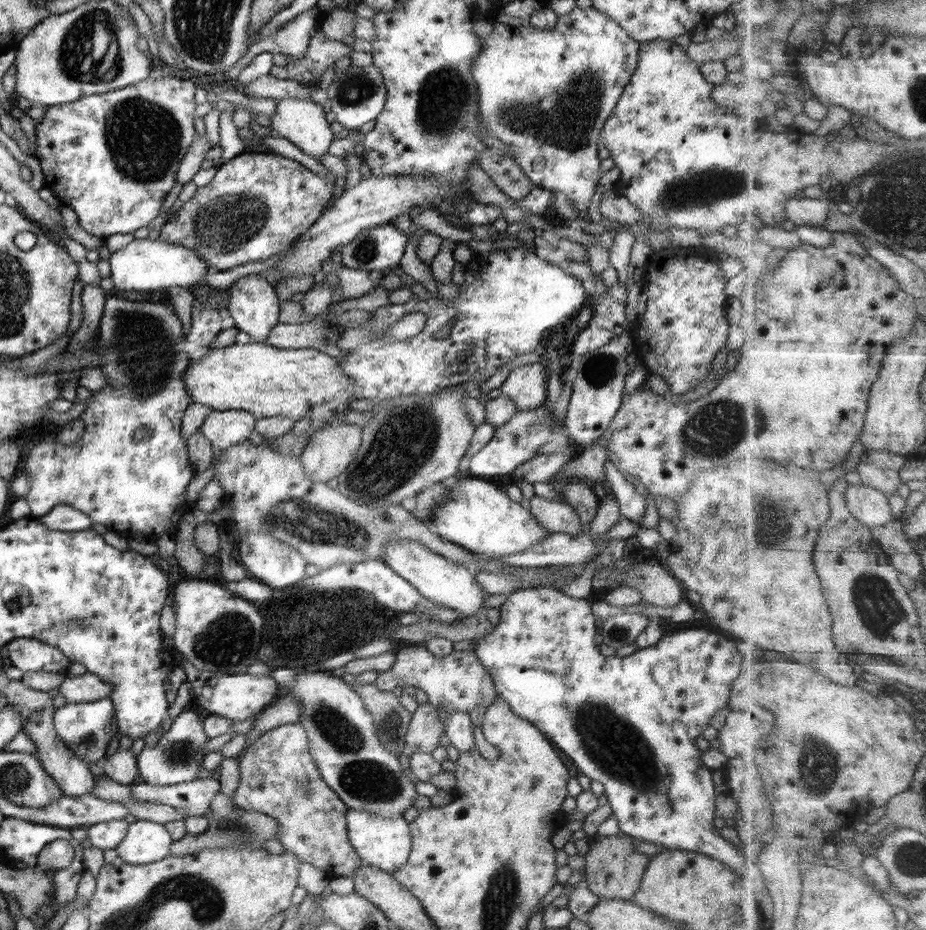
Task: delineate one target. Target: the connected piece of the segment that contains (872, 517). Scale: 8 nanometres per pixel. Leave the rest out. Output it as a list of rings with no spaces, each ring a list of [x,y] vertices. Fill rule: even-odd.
[[[864,482],[860,485],[850,484],[846,490],[846,497],[858,520],[873,530],[888,526],[897,518],[892,512],[890,496]]]

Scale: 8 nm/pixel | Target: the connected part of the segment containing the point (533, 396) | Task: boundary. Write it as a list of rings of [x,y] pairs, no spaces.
[[[534,363],[512,369],[500,390],[516,403],[518,411],[534,410],[547,401],[547,385],[546,364]]]

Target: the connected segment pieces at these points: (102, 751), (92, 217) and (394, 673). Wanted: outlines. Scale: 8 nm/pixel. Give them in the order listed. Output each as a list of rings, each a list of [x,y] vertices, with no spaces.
[[[110,698],[99,699],[95,702],[84,702],[71,704],[67,702],[64,706],[57,708],[53,715],[53,728],[60,742],[72,750],[72,754],[86,764],[94,764],[102,761],[107,754],[110,740],[114,739],[119,732],[116,725],[115,713]]]
[[[174,76],[148,77],[122,90],[81,96],[74,102],[47,108],[36,126],[36,158],[44,173],[44,186],[78,217],[86,233],[102,238],[133,234],[160,214],[160,207],[176,183],[176,171],[196,138],[194,114],[196,84]]]
[[[424,644],[406,647],[401,645],[397,650],[397,660],[394,667],[387,672],[379,674],[374,685],[380,691],[392,691],[396,687],[413,686],[417,692],[424,692],[428,696],[428,703],[436,708],[442,708],[449,714],[468,712],[470,713],[478,704],[490,707],[491,702],[498,698],[495,692],[494,680],[491,679],[488,670],[478,661],[478,658],[470,650],[453,650],[446,658],[435,658],[424,646]]]

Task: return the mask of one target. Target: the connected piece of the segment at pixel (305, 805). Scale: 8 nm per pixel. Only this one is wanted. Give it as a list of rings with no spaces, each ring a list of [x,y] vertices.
[[[288,724],[275,727],[251,744],[238,759],[239,786],[234,792],[234,805],[247,811],[256,811],[266,814],[278,821],[278,834],[276,838],[287,852],[296,854],[302,863],[310,863],[328,875],[354,876],[354,872],[362,866],[363,860],[358,856],[355,848],[348,838],[346,824],[346,811],[348,807],[330,789],[318,767],[309,753],[309,740],[303,727],[298,724]]]

